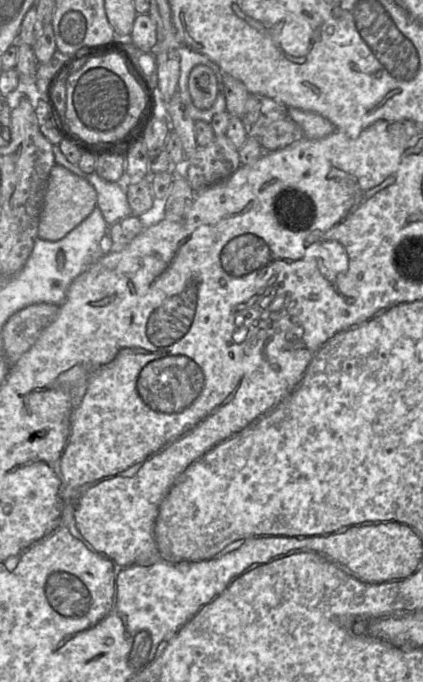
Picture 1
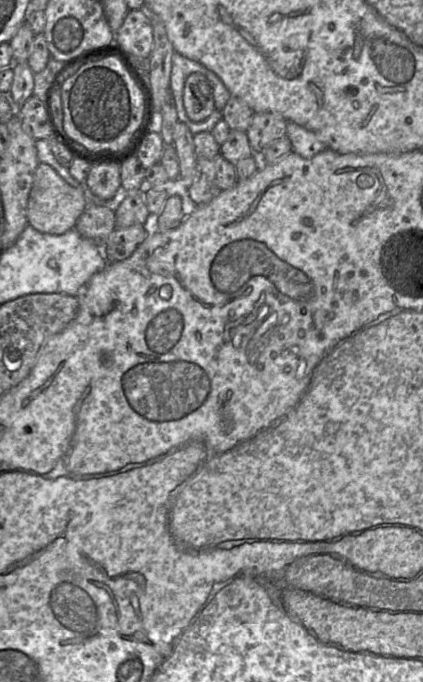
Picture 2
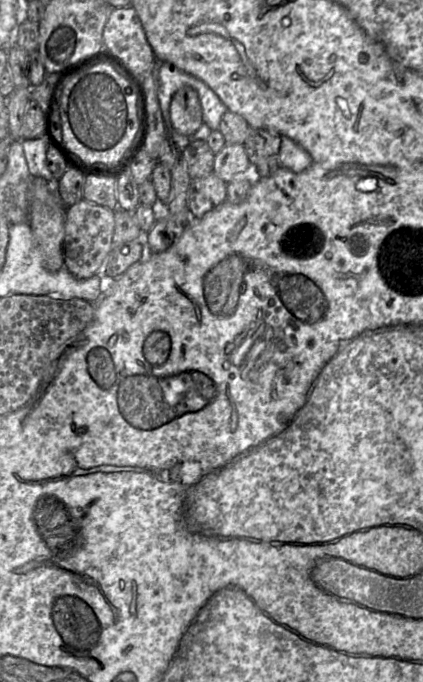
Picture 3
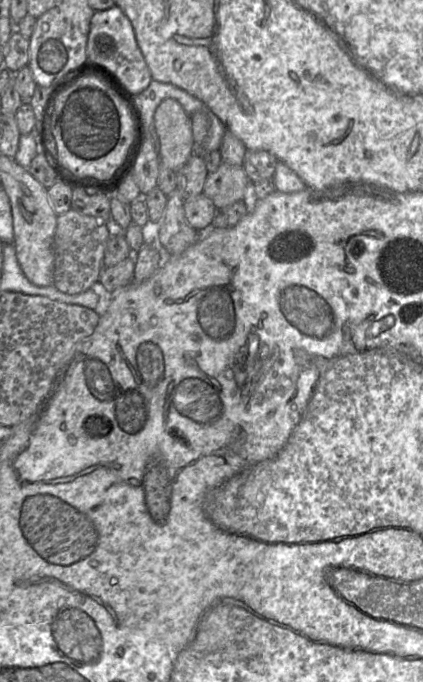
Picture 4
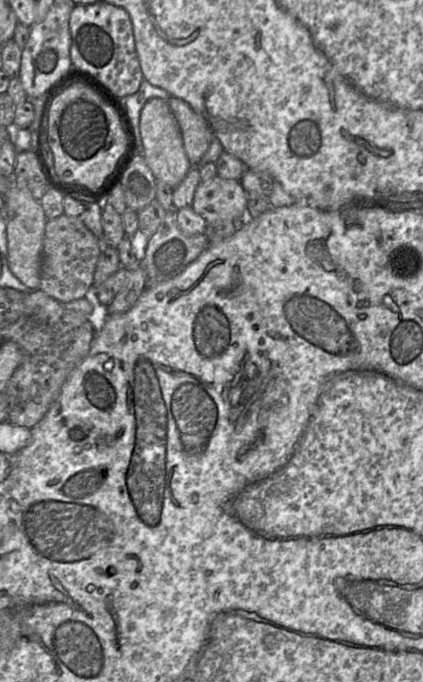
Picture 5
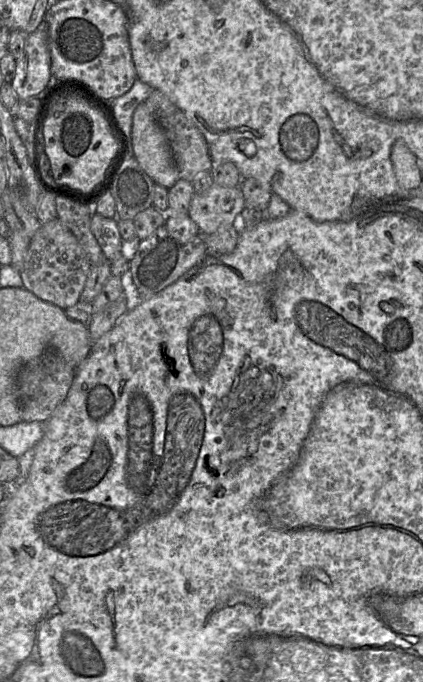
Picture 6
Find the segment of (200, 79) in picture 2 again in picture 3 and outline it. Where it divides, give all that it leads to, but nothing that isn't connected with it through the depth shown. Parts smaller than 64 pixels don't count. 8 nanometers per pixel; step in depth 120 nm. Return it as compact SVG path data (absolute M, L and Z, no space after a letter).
M191 87L180 88L172 97L169 117L172 129L180 136L192 136L203 124L198 93Z

